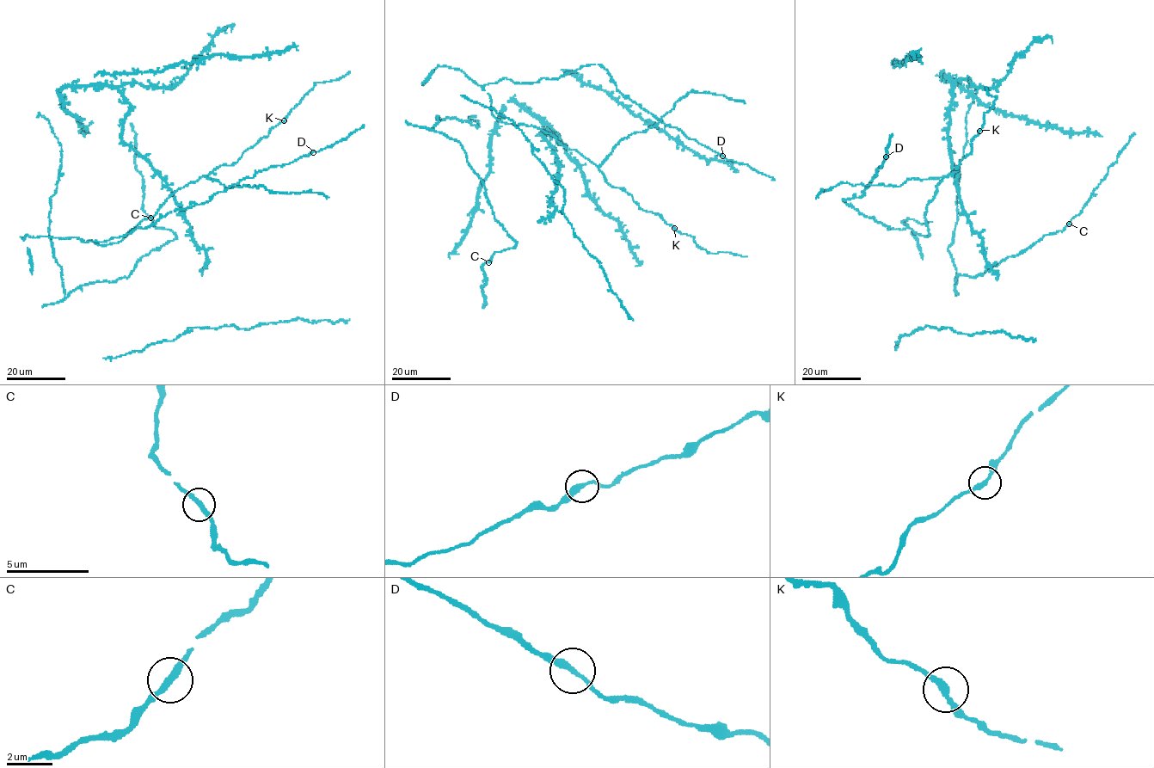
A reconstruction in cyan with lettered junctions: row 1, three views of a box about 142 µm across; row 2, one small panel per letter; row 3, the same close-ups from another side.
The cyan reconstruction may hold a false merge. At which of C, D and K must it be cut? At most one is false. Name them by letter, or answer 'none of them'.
none of them

